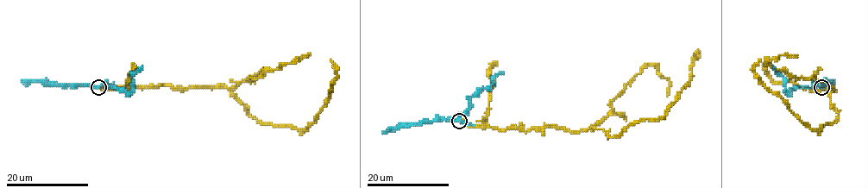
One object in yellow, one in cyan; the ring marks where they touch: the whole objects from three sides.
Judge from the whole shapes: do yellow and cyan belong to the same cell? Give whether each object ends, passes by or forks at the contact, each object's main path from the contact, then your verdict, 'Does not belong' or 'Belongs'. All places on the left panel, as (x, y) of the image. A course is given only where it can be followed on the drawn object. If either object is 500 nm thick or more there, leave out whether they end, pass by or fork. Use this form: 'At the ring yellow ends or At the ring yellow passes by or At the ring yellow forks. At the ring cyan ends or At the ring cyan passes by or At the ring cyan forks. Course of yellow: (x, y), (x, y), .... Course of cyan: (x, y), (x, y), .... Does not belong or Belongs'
At the ring yellow ends. At the ring cyan forks. Course of yellow: (98, 87), (228, 87), (249, 114), (262, 123), (305, 129), (329, 97), (336, 72), (330, 59). Course of cyan: (97, 87), (115, 86), (130, 92), (132, 74), (142, 65). Does not belong

